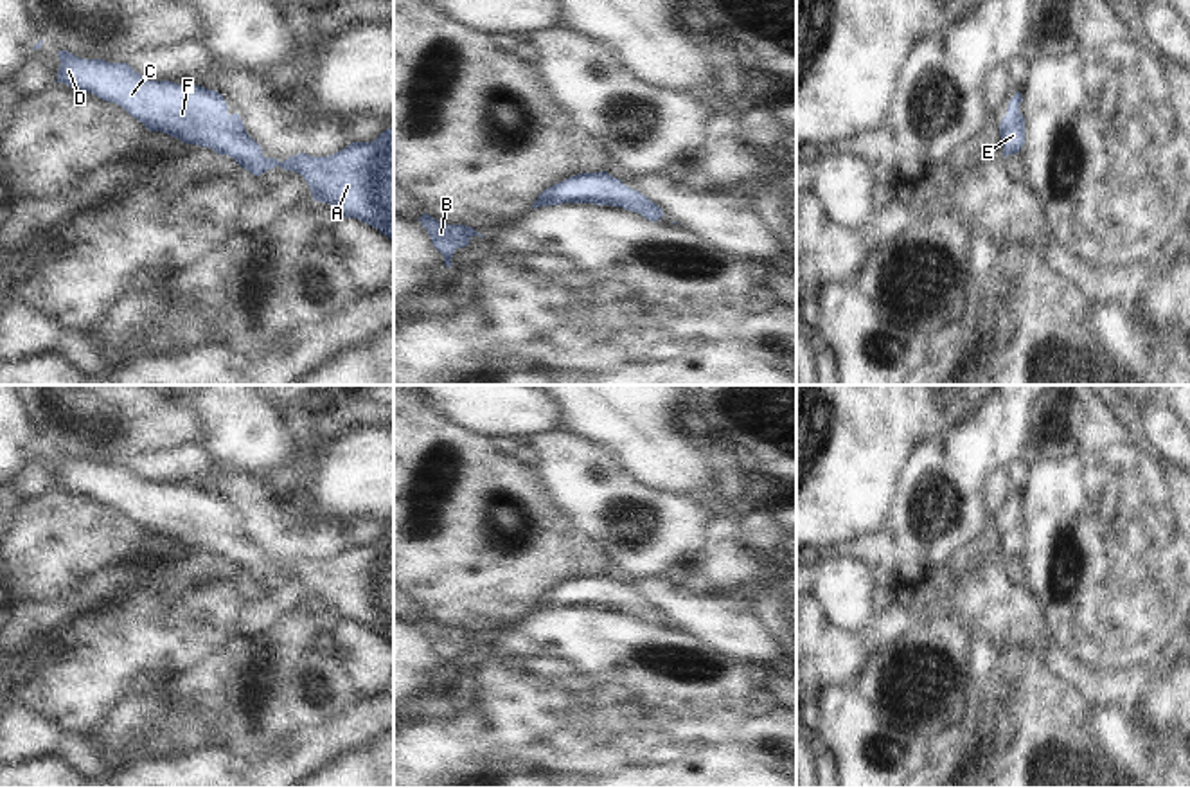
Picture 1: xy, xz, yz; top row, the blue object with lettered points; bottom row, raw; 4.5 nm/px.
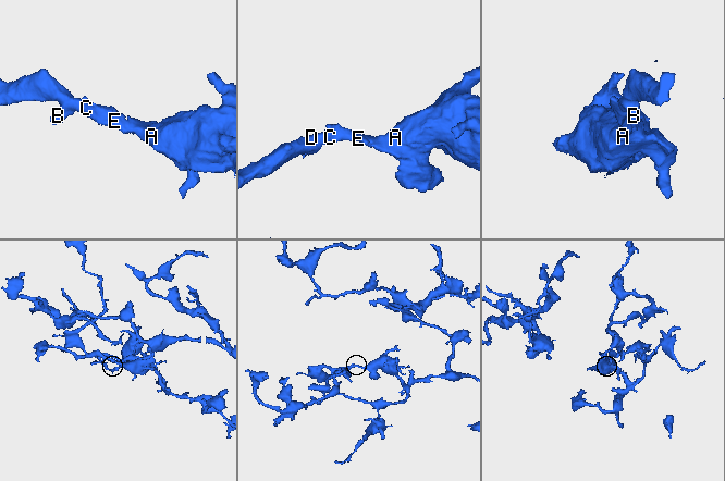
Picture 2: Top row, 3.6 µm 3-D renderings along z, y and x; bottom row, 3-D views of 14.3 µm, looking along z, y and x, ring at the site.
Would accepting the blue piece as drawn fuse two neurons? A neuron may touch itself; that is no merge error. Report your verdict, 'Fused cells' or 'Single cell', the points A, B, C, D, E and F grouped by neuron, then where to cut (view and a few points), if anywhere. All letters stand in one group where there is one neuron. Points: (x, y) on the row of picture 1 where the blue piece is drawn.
Single cell. Groups: A B C D E F. No split

